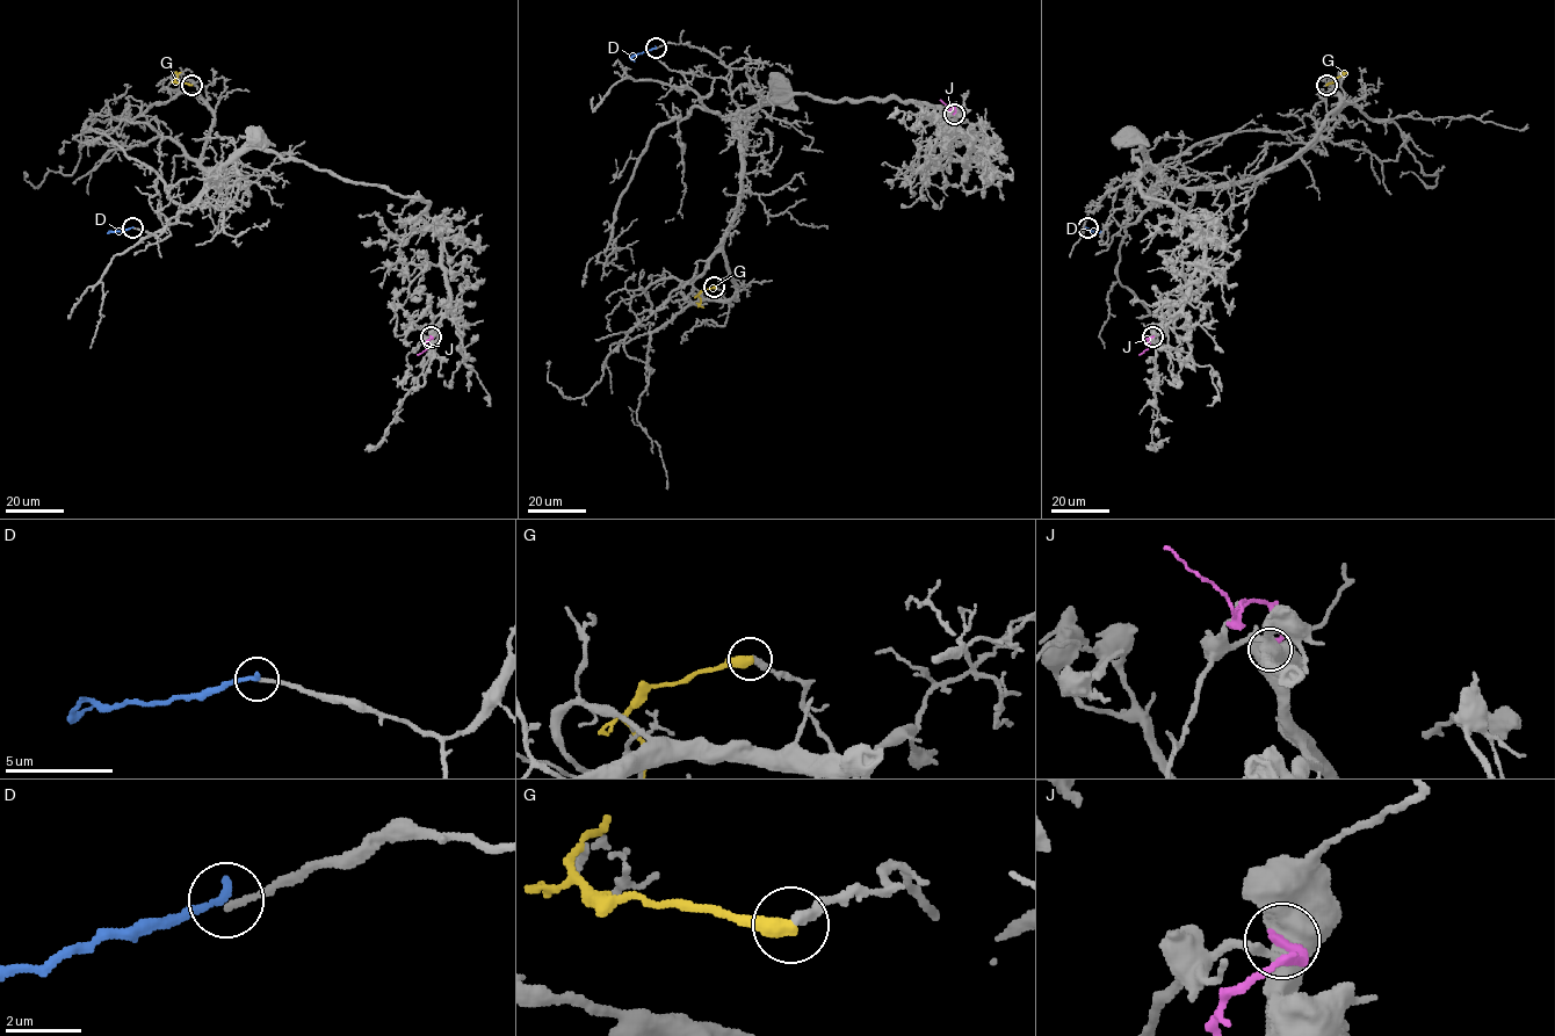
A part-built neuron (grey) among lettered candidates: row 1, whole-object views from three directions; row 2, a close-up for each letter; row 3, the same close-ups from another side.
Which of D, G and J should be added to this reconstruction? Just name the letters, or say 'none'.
none

